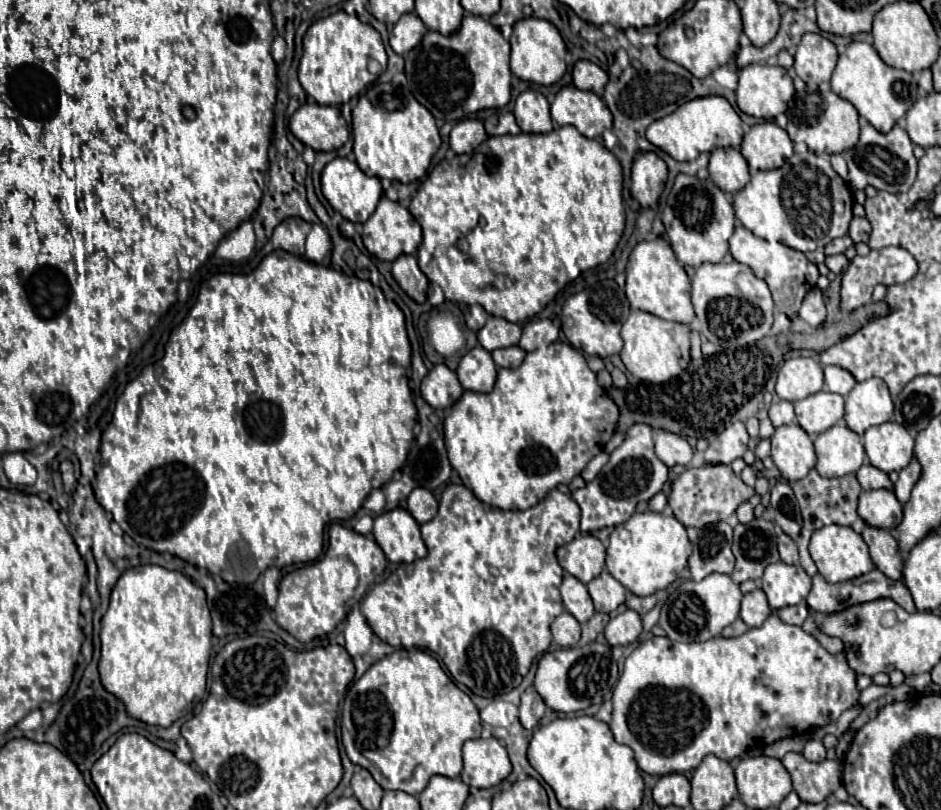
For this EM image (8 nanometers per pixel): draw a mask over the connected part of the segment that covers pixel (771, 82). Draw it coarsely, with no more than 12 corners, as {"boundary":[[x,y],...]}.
{"boundary":[[782,66],[740,70],[736,104],[774,120],[794,84]]}

